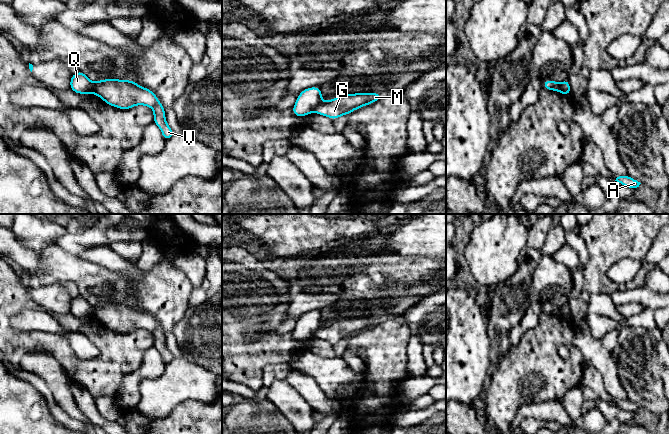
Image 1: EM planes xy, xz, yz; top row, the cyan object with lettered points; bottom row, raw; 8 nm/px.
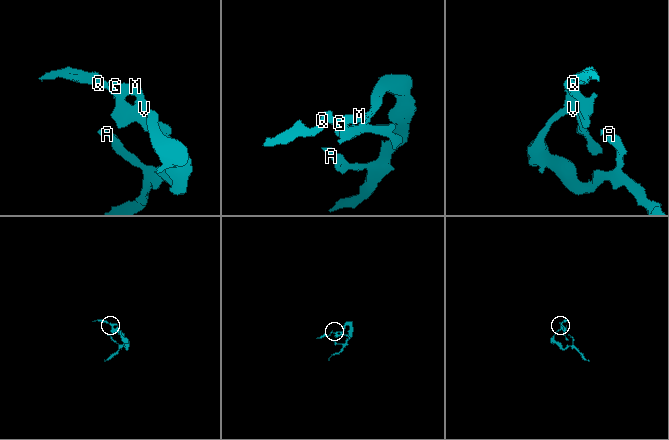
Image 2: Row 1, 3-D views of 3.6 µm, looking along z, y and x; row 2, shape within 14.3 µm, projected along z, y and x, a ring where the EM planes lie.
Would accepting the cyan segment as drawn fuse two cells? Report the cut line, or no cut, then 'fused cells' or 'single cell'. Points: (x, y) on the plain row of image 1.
cut in xy along (93, 306), (93, 314), (91, 316); fused cells

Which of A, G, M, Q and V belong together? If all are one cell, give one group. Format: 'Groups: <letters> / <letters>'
Groups: A G M V / Q

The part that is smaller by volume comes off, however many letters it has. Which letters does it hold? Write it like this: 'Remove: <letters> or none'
Remove: Q

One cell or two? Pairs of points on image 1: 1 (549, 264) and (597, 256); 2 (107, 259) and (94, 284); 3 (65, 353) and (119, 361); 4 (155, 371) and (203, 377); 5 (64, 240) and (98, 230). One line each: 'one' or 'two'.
1: two
2: two
3: one
4: two
5: one

